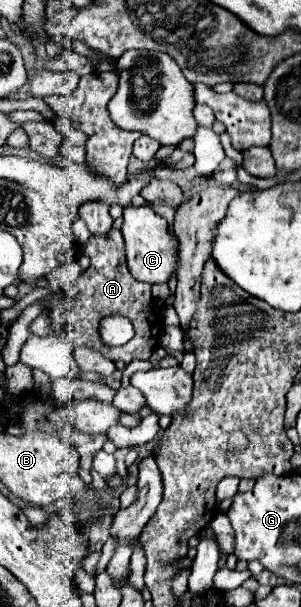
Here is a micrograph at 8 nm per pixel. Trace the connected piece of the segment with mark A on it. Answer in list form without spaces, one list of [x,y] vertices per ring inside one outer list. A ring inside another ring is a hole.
[[[112,229],[106,237],[92,237],[84,245],[84,255],[92,259],[90,267],[78,277],[78,281],[72,285],[72,289],[66,293],[70,305],[60,303],[50,315],[50,331],[58,337],[68,337],[74,347],[86,345],[94,351],[100,351],[110,361],[124,361],[130,363],[132,359],[150,359],[162,325],[160,317],[156,321],[156,313],[152,311],[152,295],[150,295],[150,283],[142,283],[132,277],[132,273],[126,267],[124,257],[124,239],[122,233]],[[106,315],[124,315],[134,325],[134,337],[122,345],[122,347],[110,347],[100,339],[100,321]]]

